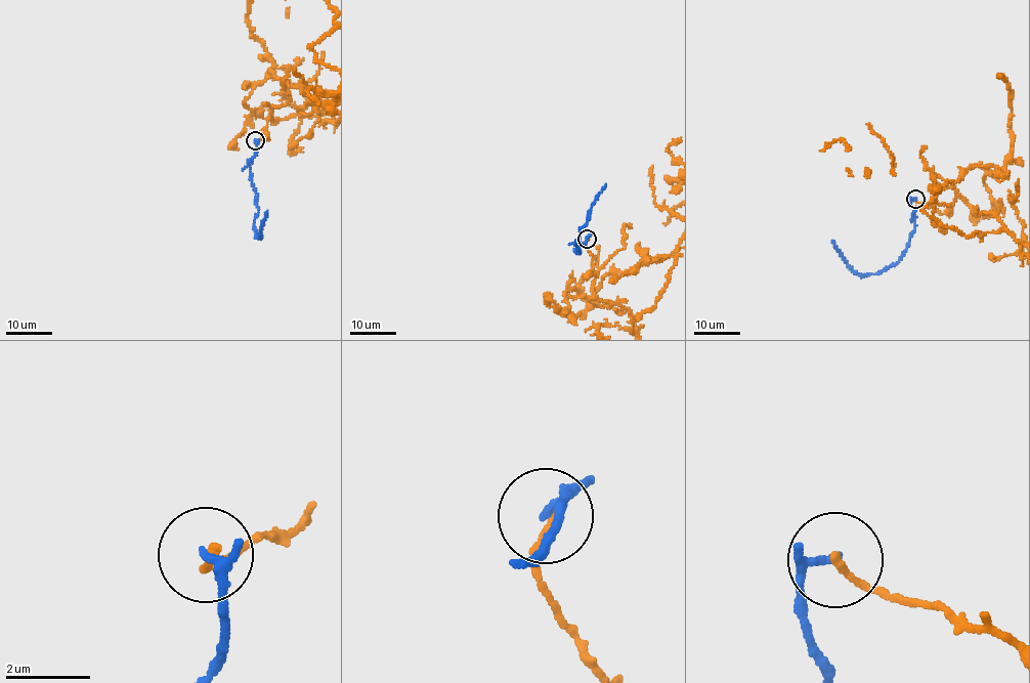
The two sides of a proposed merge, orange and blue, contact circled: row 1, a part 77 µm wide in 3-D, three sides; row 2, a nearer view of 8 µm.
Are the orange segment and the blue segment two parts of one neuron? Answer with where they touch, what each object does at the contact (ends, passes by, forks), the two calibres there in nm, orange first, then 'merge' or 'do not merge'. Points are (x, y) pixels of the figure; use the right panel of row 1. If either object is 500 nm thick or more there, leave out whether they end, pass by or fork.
at (915, 199); orange ends there; blue passes by; 180 nm thick on the orange side, 150 nm on the other; do not merge

